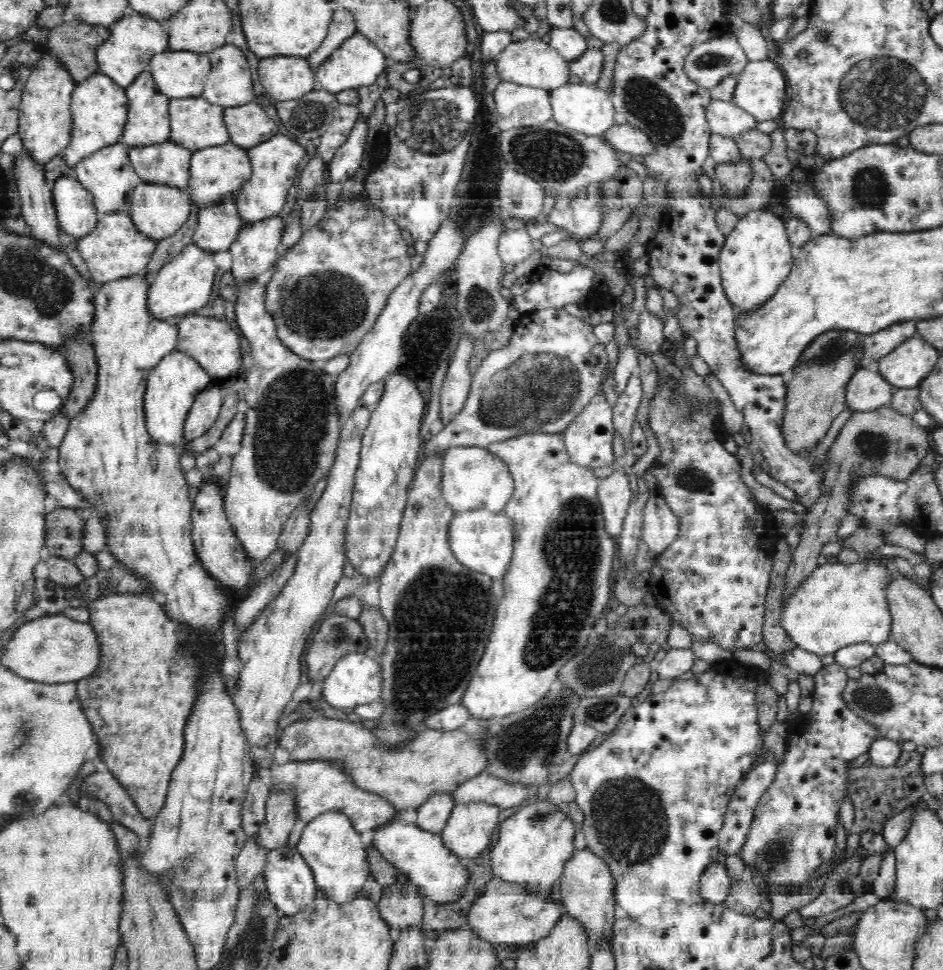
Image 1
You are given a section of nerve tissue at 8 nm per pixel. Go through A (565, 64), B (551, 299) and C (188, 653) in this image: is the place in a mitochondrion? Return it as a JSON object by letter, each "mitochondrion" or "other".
{"A":"other","B":"other","C":"mitochondrion"}

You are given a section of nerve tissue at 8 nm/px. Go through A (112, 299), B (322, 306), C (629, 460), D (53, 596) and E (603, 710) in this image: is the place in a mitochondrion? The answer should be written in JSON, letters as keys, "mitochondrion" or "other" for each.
{"A":"other","B":"mitochondrion","C":"other","D":"other","E":"mitochondrion"}

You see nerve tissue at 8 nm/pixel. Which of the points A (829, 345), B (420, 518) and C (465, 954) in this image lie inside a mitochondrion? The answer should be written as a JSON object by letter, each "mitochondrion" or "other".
{"A":"mitochondrion","B":"other","C":"other"}

